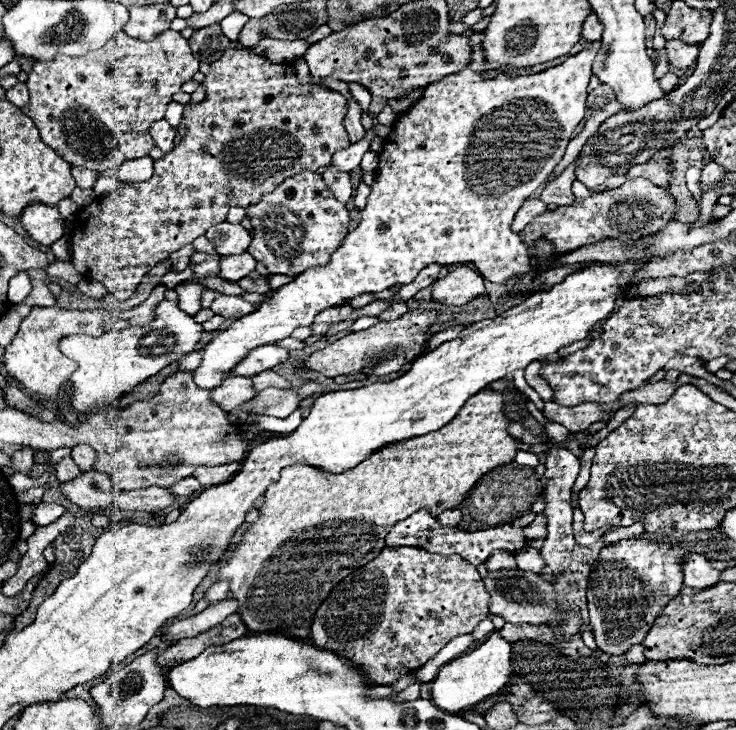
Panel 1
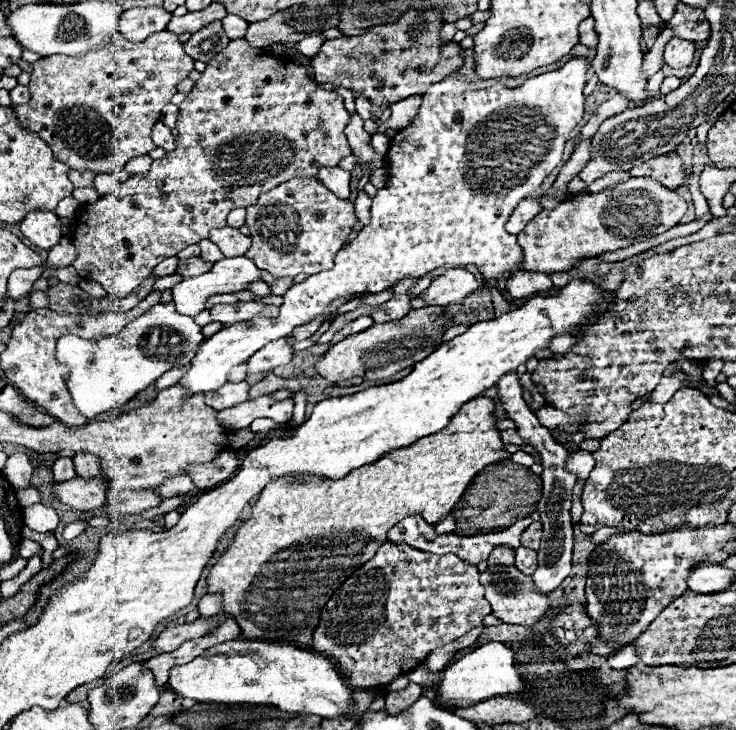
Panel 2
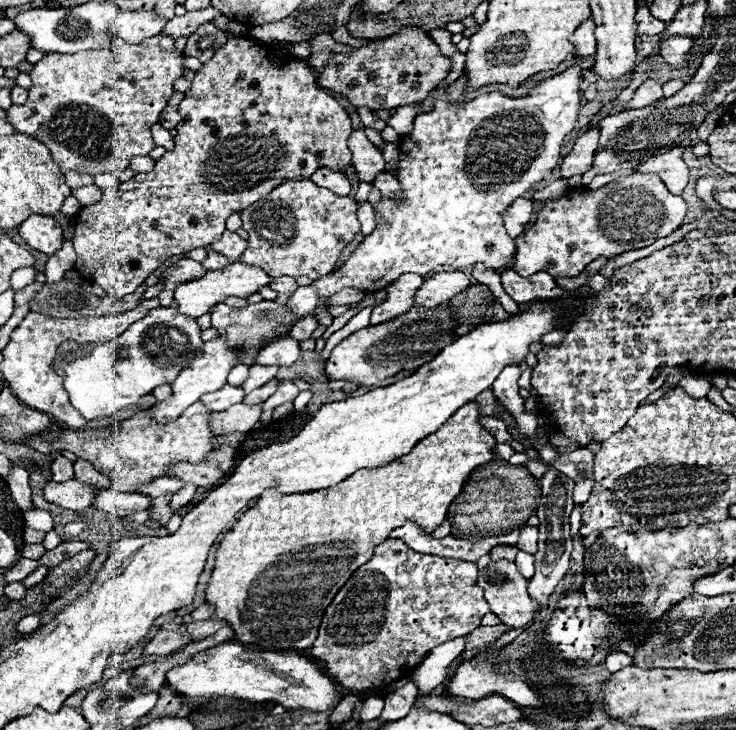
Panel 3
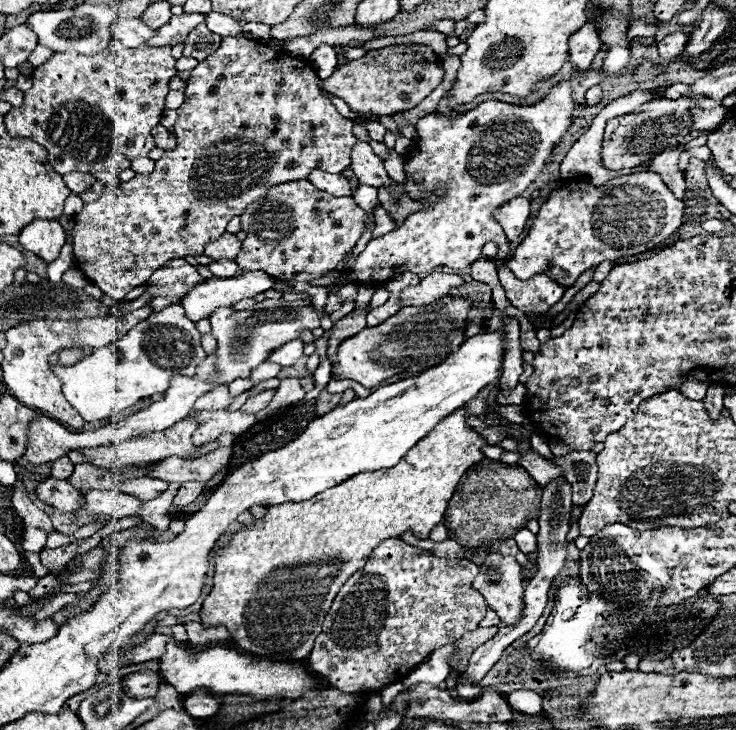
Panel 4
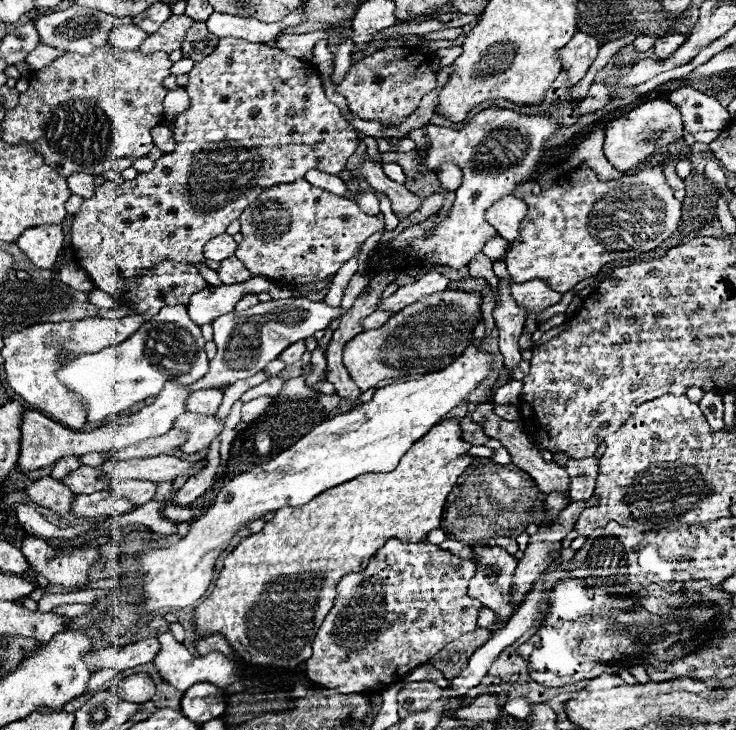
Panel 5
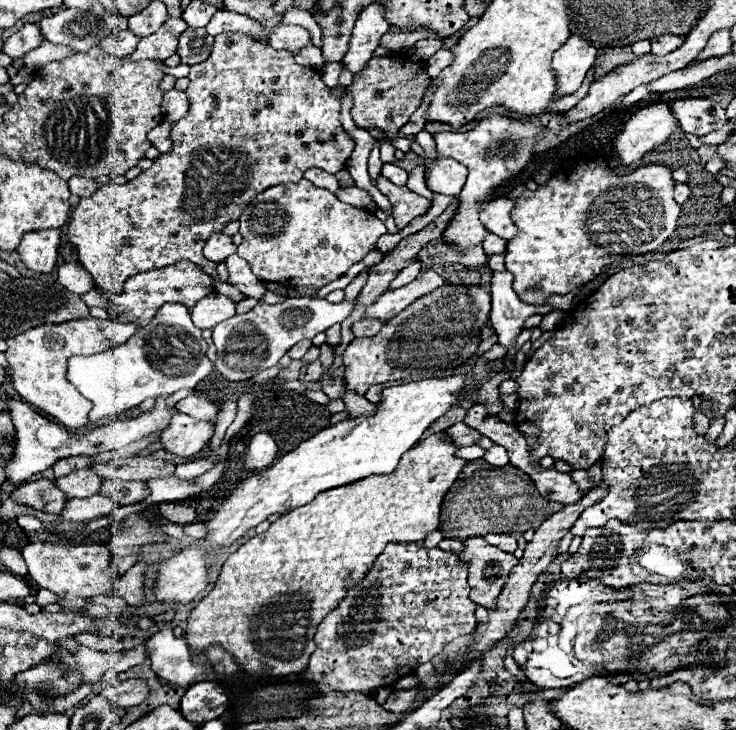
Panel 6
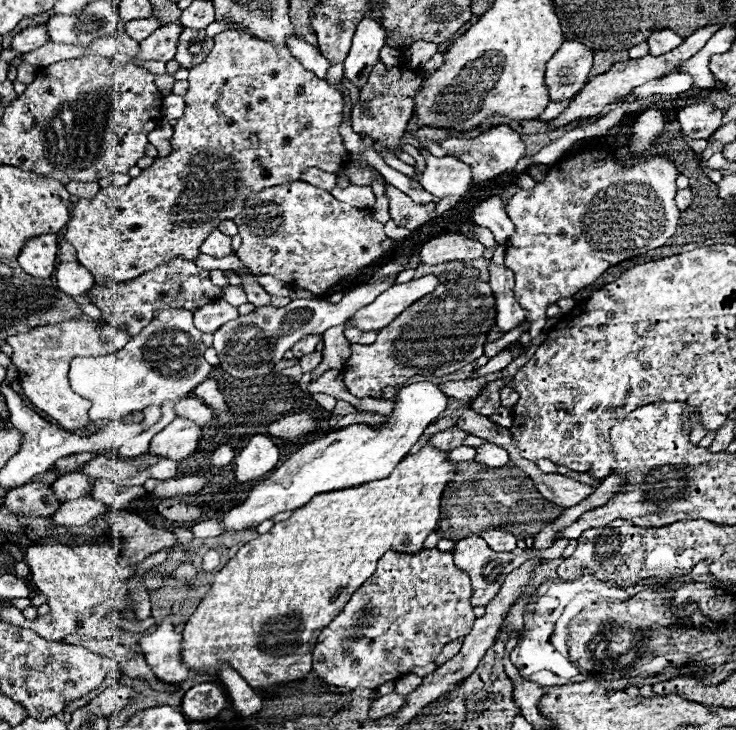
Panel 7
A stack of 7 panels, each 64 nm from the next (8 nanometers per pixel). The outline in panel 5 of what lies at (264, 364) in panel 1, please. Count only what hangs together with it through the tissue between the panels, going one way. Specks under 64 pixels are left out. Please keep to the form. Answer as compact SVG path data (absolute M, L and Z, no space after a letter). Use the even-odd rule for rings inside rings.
M296 342L296 344L288 346L288 348L280 354L280 358L282 358L286 364L292 364L292 362L300 360L304 352L306 352L306 342Z

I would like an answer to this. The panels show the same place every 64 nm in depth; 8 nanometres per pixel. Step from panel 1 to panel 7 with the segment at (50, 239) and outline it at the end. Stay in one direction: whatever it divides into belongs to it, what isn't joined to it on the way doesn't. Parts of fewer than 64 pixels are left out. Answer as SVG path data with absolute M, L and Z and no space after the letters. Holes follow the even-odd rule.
M44 234L28 240L28 244L22 248L18 256L18 262L26 274L48 280L54 272L56 254L58 254L58 236Z

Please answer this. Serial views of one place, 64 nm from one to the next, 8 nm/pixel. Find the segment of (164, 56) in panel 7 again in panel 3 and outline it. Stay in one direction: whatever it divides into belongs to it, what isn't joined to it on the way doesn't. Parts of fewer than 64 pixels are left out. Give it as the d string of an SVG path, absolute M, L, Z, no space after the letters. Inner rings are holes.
M206 8L206 10L196 10L196 12L186 12L184 16L174 16L172 20L168 20L168 24L164 26L164 30L160 34L164 36L172 36L176 38L186 38L190 36L200 24L210 22L216 14L220 14L216 8Z

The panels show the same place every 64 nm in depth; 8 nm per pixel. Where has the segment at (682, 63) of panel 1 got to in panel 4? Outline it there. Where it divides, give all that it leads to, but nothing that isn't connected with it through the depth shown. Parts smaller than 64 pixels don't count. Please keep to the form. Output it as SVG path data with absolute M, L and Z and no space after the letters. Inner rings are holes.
M684 32L668 34L664 40L660 40L656 44L660 58L664 58L664 60L676 60L682 54L686 42L688 42L688 34L684 34Z

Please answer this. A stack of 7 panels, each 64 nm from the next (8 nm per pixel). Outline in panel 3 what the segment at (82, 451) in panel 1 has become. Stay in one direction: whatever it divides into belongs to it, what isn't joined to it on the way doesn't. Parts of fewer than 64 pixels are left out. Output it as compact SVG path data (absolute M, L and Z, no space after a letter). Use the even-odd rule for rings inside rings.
M78 458L74 462L74 480L80 480L82 484L90 484L98 490L108 490L110 482L112 482L108 476L94 470L94 466L88 460L82 460L82 458Z

